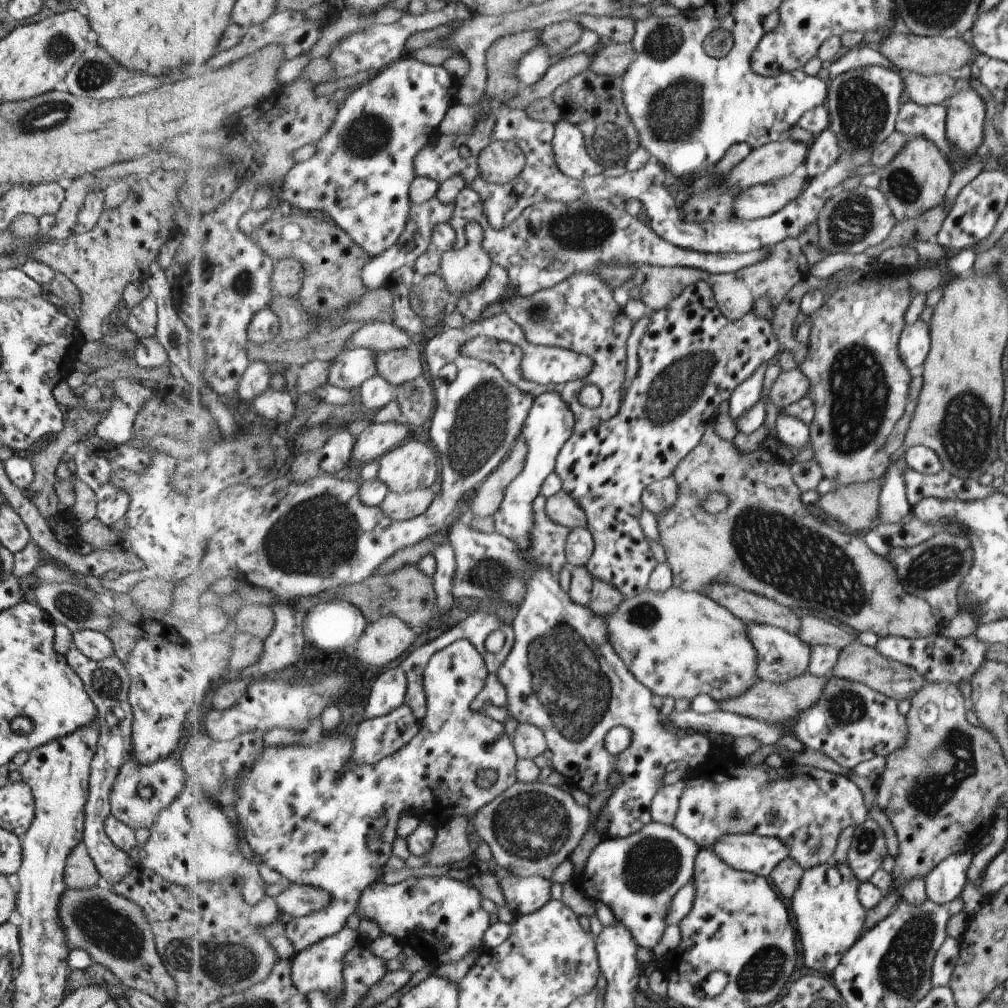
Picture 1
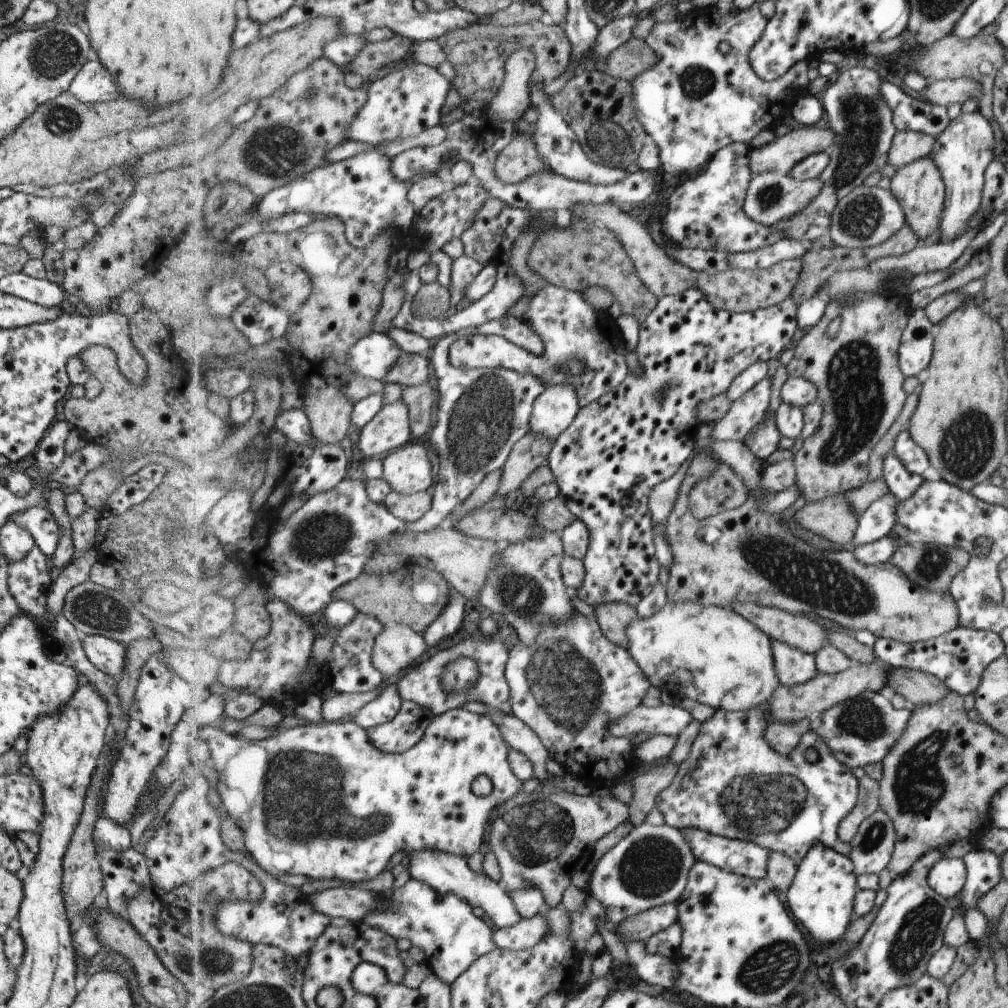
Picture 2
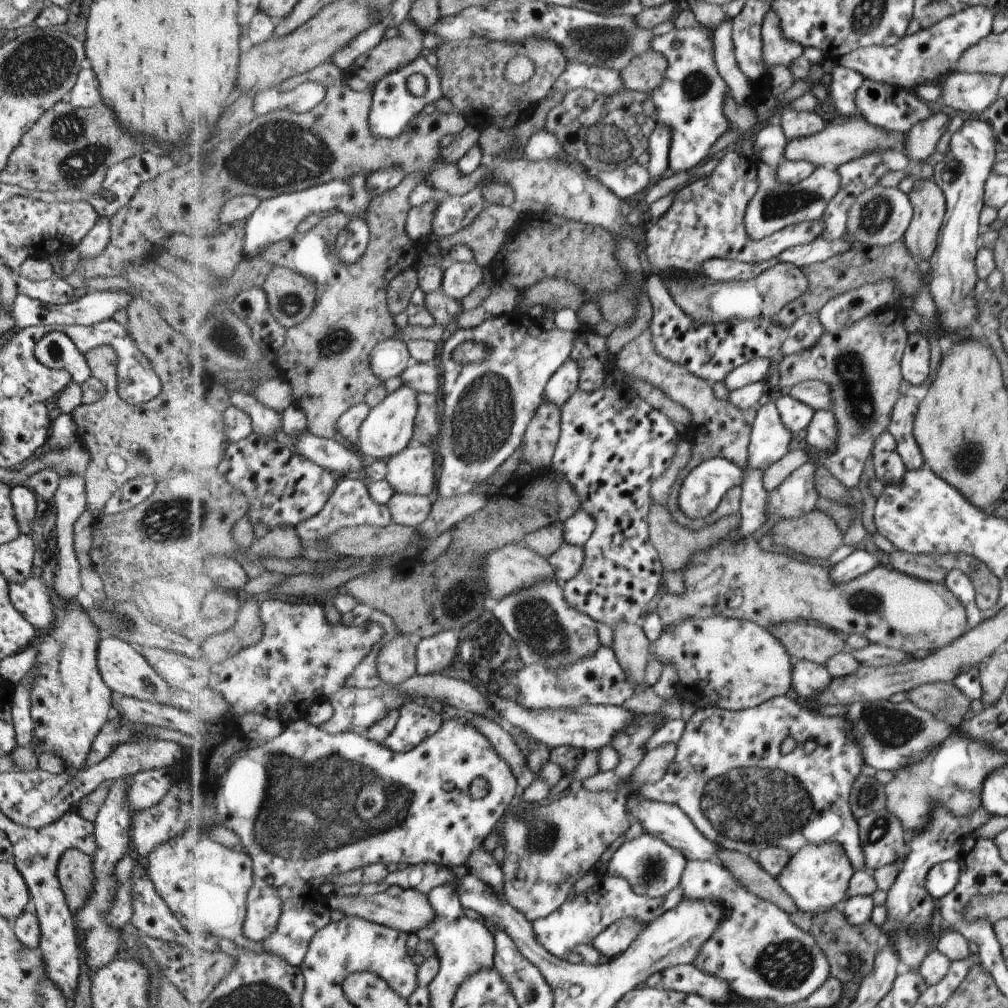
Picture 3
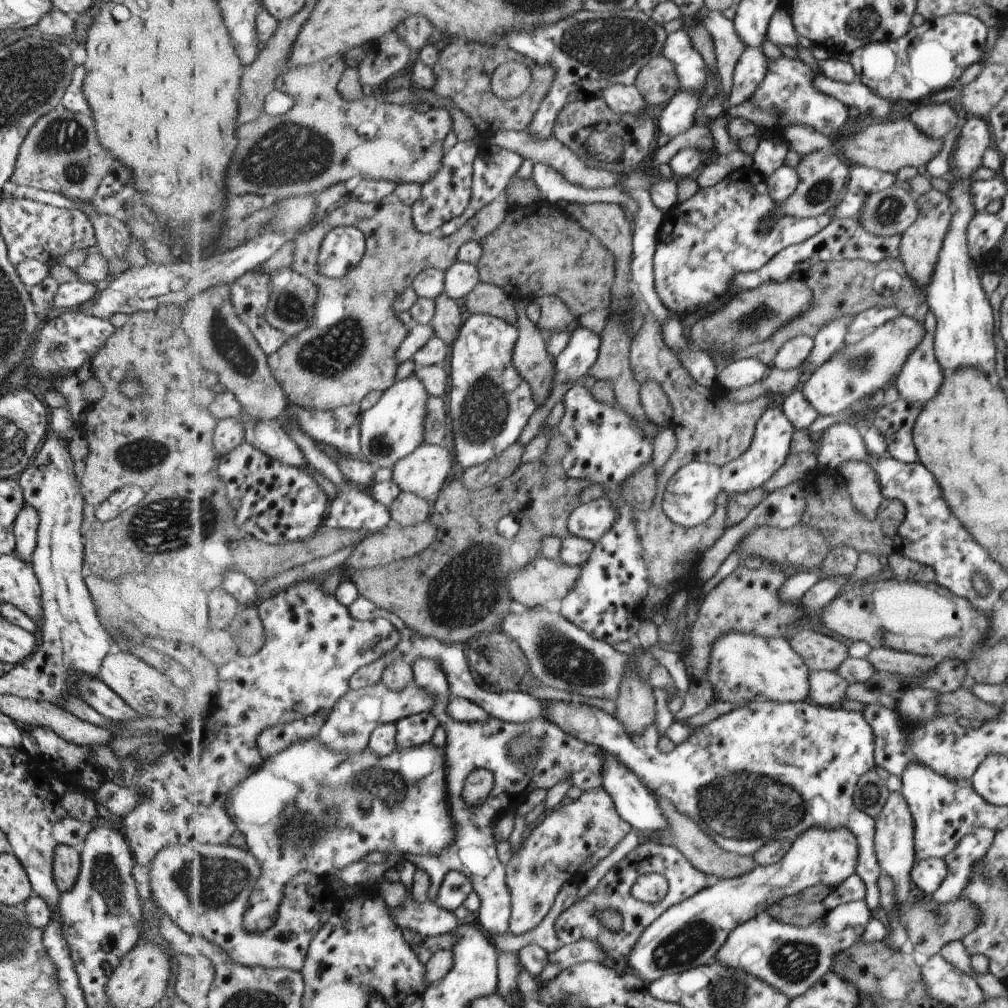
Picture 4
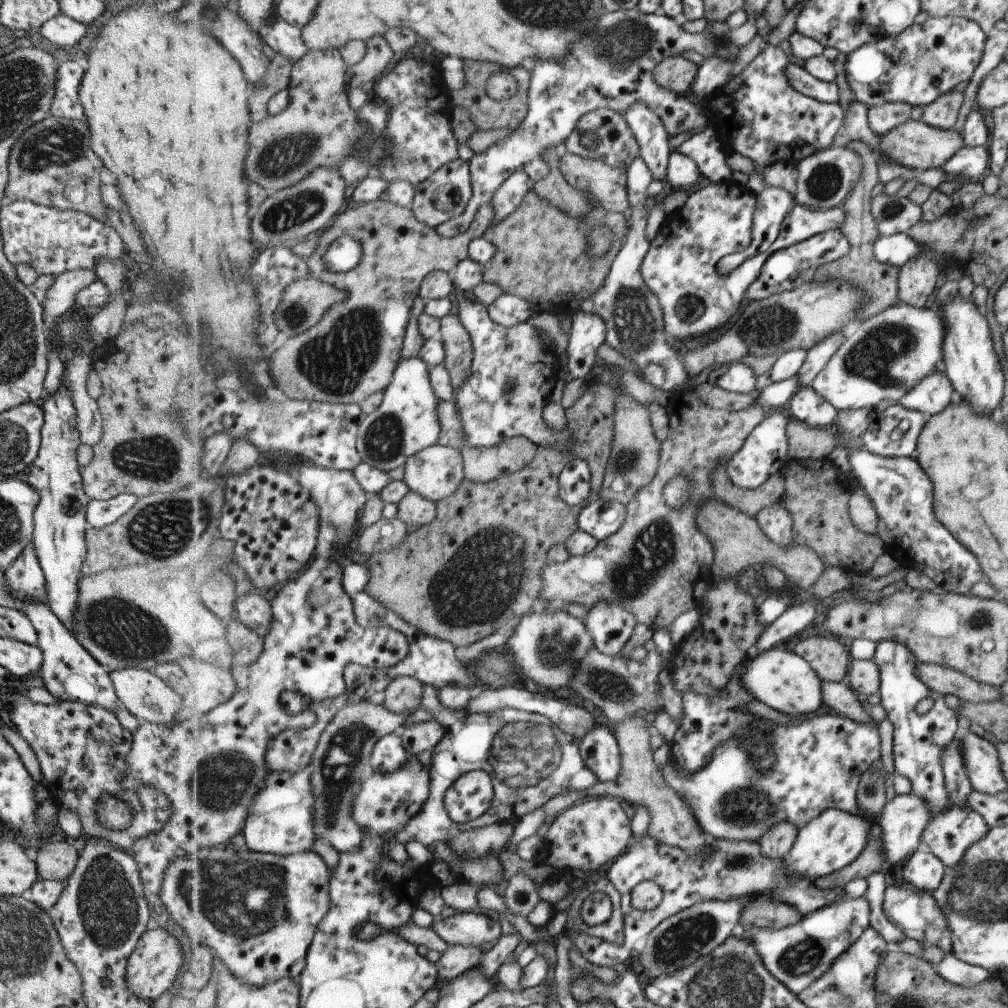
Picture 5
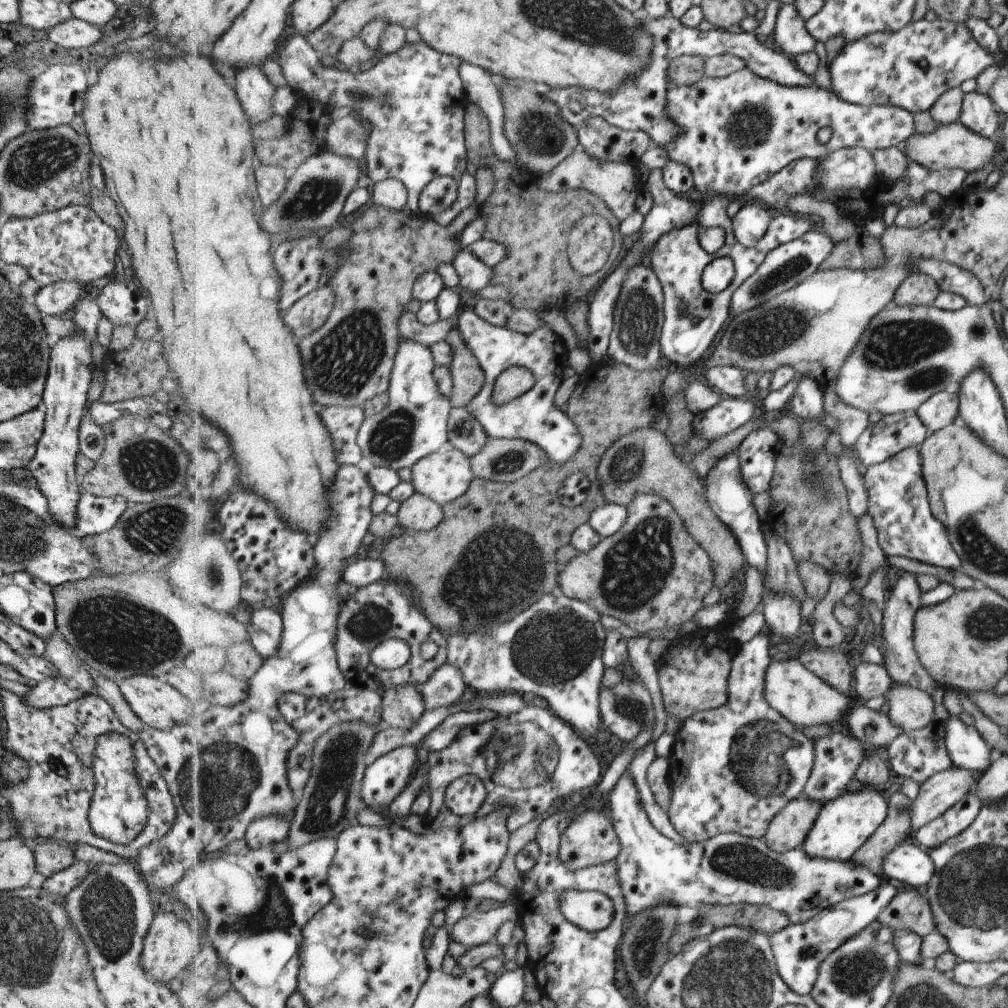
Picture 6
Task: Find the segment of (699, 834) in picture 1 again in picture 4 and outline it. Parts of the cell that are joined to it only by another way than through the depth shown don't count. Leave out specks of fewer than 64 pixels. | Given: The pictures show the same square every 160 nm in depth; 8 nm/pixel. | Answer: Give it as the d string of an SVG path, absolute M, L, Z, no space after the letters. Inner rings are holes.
M810 700L806 702L753 702L735 709L731 713L722 715L708 724L697 726L697 728L693 730L693 736L689 736L689 740L681 742L671 753L663 753L660 750L659 730L657 730L655 720L653 720L653 724L651 724L643 734L631 734L631 730L627 730L627 724L625 722L619 722L619 718L607 714L605 710L571 701L545 701L544 703L546 705L549 704L548 716L552 723L562 728L567 734L576 736L578 739L592 743L593 745L597 745L603 751L613 754L615 760L617 760L619 764L627 766L629 771L633 772L633 774L637 774L639 779L656 796L671 800L671 802L677 806L679 812L683 812L685 816L693 818L693 821L701 826L701 830L703 830L705 834L711 836L719 846L728 852L750 857L758 853L758 851L763 849L763 846L766 846L769 842L773 842L773 840L787 840L794 843L795 839L801 837L807 830L819 830L819 828L821 828L821 830L835 830L835 828L843 827L851 830L851 832L855 834L855 839L858 844L857 869L855 870L855 875L857 875L866 886L866 897L864 900L867 907L872 911L872 917L874 917L874 913L877 912L877 906L880 906L878 877L881 873L881 868L878 866L877 862L877 856L875 856L873 852L874 820L867 816L867 814L861 812L861 810L855 808L854 802L855 782L857 782L857 778L875 765L873 754L874 734L873 728L863 719L860 712L851 712L851 710L845 710L845 708L827 708L823 705L812 703Z

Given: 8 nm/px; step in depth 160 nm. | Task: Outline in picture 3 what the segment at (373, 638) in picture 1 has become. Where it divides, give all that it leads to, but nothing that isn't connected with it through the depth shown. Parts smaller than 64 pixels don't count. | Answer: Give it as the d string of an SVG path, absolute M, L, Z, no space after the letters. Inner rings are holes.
M397 634L383 646L377 658L377 670L380 682L402 685L417 674L417 646Z

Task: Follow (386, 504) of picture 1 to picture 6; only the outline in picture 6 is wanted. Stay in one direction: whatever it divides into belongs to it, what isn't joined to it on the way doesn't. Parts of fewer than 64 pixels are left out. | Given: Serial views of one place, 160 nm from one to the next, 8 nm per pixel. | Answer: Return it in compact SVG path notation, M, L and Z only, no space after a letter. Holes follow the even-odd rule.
M415 493L402 503L398 522L405 530L430 532L441 526L444 507L423 493Z

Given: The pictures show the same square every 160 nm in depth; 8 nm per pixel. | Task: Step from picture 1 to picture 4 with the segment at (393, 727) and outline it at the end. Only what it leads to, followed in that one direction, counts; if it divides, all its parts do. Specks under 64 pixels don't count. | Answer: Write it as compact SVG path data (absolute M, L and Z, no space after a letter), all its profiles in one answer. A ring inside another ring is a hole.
M425 711L400 720L398 726L398 746L401 749L413 748L430 743L439 728L440 720L431 712Z

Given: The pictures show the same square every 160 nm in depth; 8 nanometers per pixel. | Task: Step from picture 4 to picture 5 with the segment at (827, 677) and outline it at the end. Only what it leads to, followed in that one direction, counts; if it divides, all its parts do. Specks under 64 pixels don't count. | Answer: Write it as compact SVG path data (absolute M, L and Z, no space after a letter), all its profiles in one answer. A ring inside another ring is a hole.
M822 680L822 692L825 699L825 707L838 714L846 715L857 722L874 722L867 710L861 706L855 690L848 681L830 682Z

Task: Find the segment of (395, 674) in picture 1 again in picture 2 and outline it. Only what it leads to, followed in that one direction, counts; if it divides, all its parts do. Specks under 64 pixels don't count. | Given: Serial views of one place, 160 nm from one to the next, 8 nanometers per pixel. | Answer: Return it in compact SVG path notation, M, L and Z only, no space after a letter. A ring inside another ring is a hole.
M389 684L374 700L362 707L354 720L365 730L382 726L398 717L402 702L398 684Z

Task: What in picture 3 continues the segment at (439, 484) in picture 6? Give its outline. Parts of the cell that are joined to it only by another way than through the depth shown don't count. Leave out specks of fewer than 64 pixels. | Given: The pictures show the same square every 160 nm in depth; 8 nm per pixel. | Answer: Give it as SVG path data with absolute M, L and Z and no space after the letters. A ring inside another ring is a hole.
M411 444L403 453L389 458L386 480L396 493L431 497L437 482L437 454L433 448Z

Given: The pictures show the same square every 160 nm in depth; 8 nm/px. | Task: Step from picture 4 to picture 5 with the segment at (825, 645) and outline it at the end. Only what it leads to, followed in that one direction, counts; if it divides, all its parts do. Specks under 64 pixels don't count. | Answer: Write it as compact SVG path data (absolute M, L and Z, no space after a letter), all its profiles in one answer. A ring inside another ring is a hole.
M803 636L794 652L805 658L822 680L844 682L853 657L839 641L825 636Z

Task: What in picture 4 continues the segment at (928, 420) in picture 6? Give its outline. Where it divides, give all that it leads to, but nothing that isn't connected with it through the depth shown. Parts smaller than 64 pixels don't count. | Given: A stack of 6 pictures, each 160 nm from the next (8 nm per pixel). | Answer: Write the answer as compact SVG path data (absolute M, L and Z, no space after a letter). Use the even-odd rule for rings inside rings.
M931 311L926 312L922 326L923 338L907 356L893 382L899 393L898 398L907 402L919 402L921 406L935 398L944 378L933 358L931 334L935 330L935 317Z

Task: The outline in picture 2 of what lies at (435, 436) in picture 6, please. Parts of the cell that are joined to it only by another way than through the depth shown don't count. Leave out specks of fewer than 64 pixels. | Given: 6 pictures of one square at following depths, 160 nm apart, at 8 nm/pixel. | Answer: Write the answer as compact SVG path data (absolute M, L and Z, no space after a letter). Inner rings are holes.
M403 399L385 404L360 432L358 449L362 450L366 460L385 458L390 452L414 440L410 425L410 408Z

